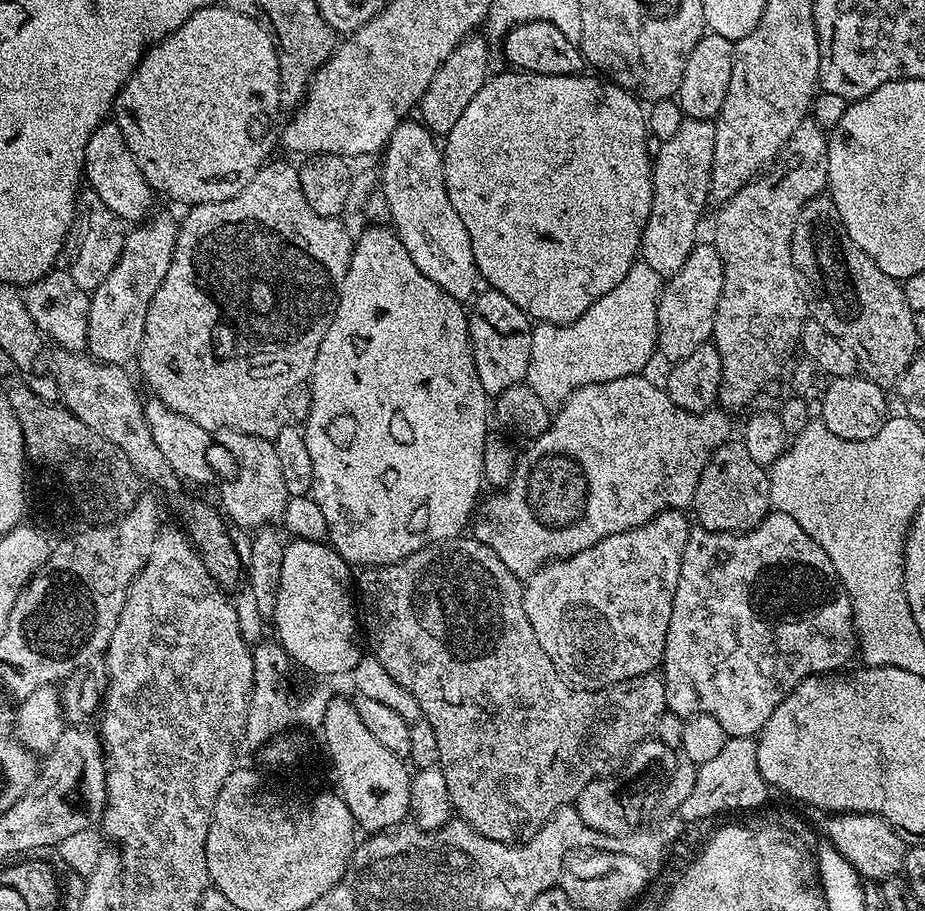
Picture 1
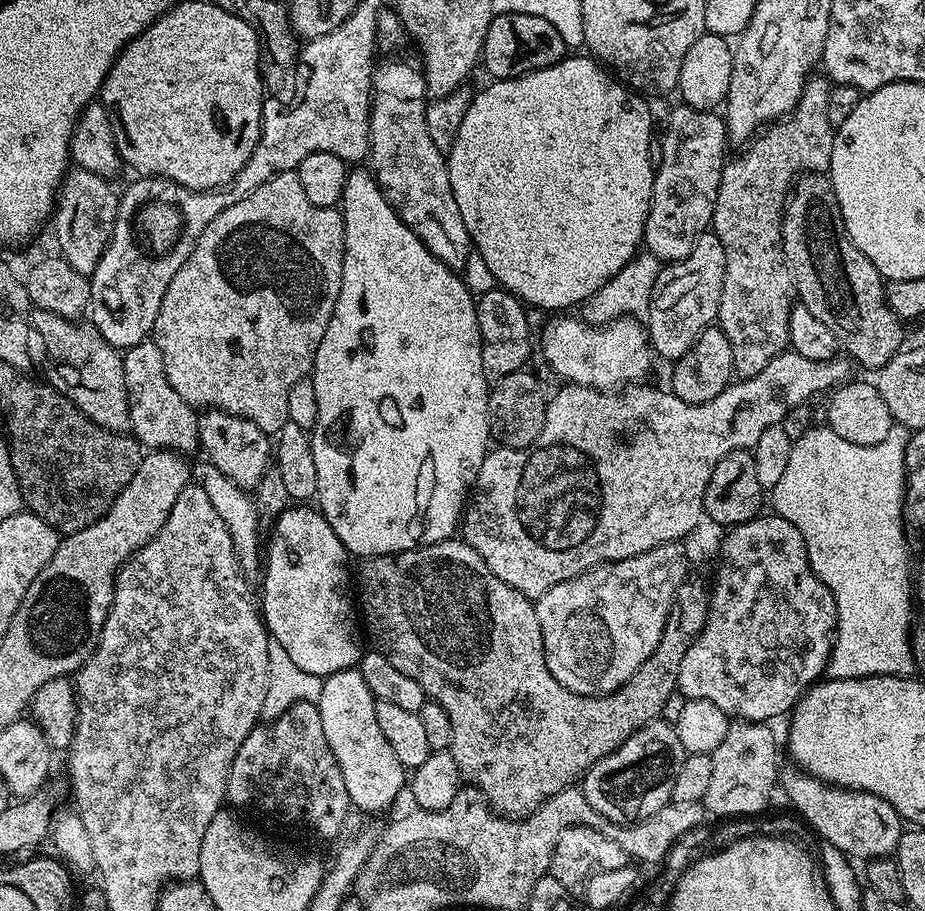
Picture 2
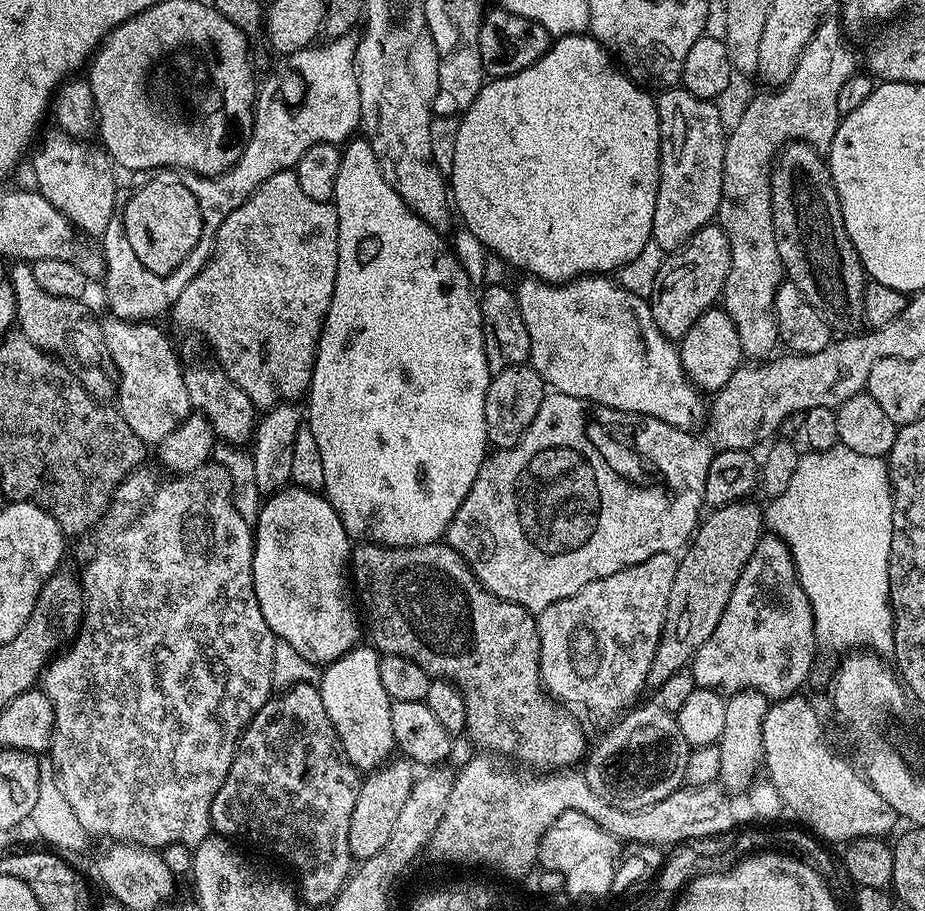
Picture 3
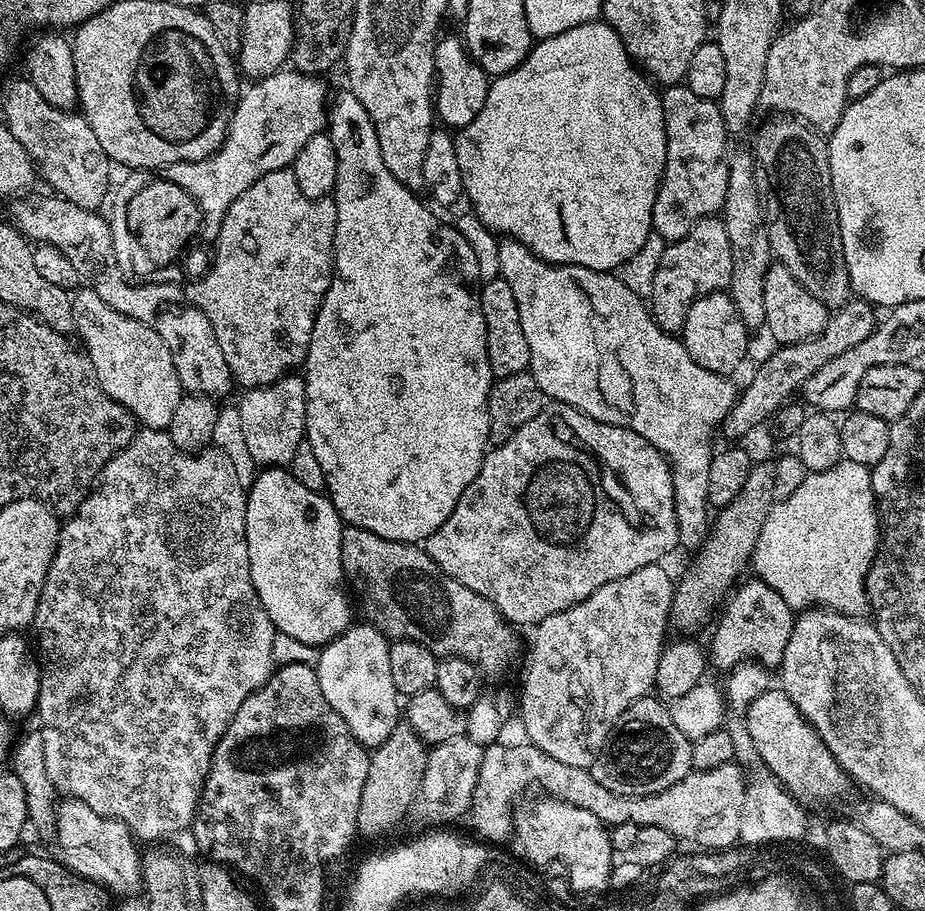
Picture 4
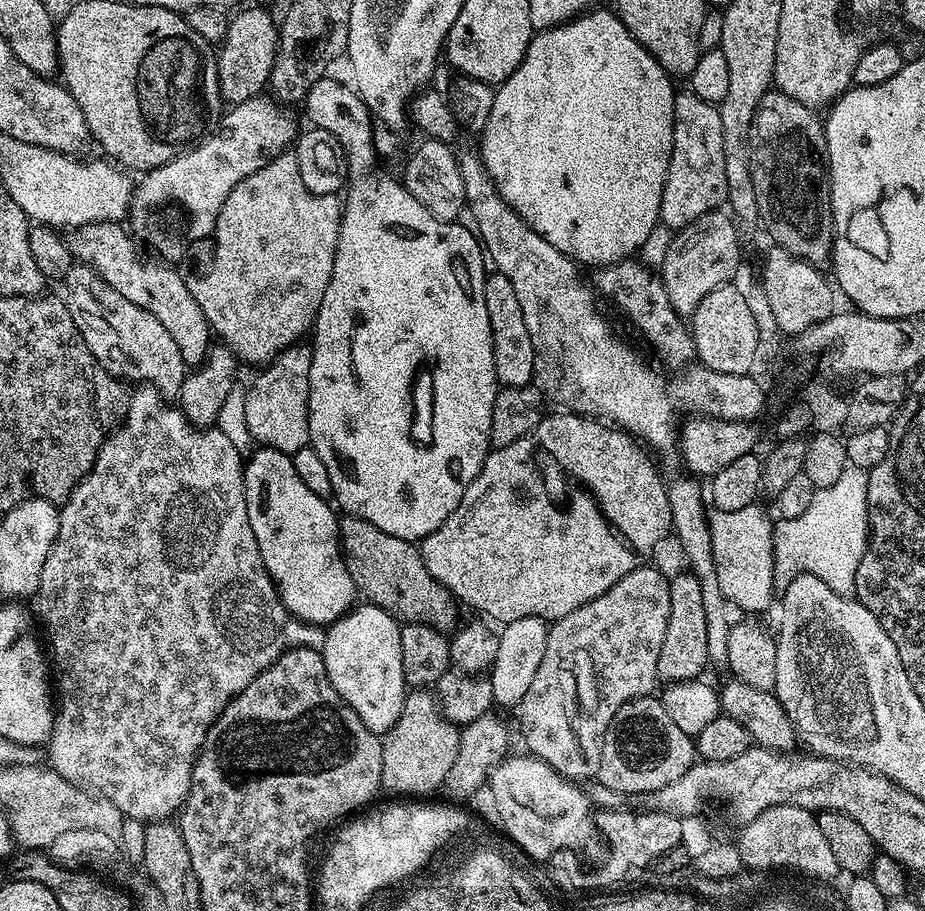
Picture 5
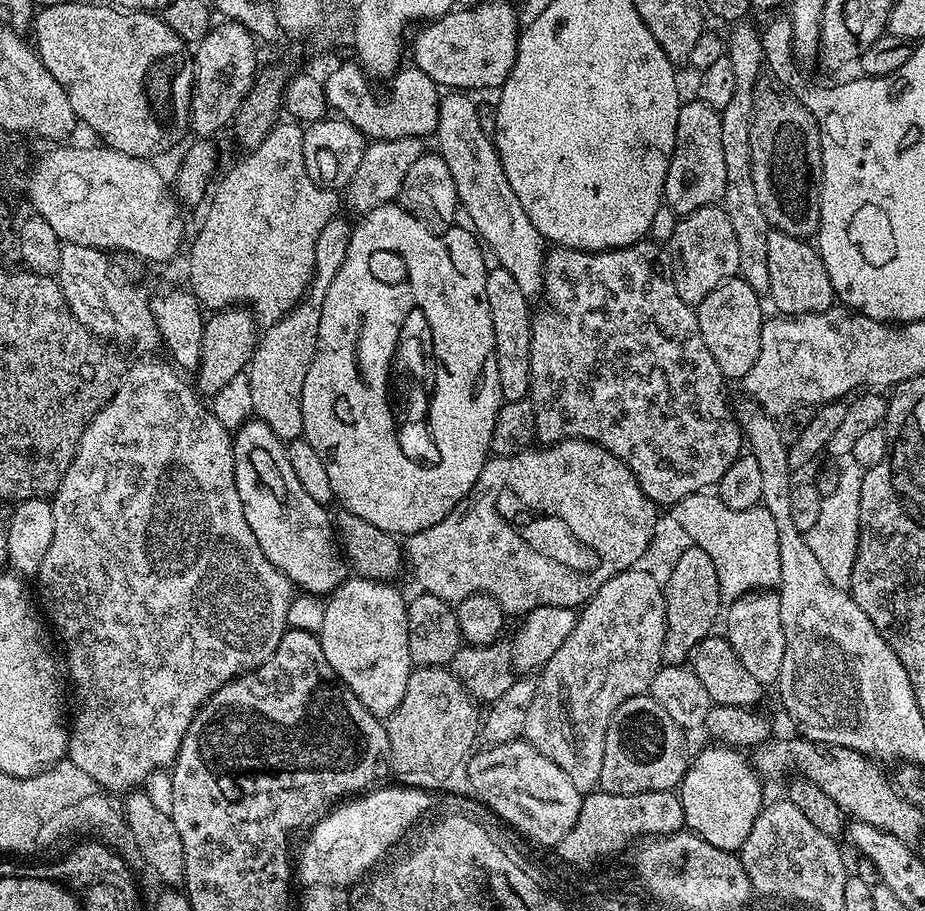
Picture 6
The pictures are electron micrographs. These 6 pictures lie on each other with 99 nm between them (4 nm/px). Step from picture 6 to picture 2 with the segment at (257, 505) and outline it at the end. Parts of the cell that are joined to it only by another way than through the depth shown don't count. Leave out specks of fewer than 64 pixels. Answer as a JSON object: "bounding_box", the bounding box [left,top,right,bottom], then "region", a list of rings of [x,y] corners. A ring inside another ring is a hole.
{"bounding_box":[262,506,362,676],"region":[[[289,506],[285,508],[284,512],[279,516],[276,520],[275,524],[272,525],[270,529],[270,535],[272,537],[267,537],[266,540],[266,555],[263,557],[262,560],[262,581],[264,580],[264,604],[262,600],[262,619],[264,621],[264,627],[268,629],[268,635],[271,639],[277,640],[278,642],[282,642],[283,648],[286,650],[286,654],[290,654],[290,659],[294,661],[294,663],[300,667],[302,670],[306,670],[306,674],[314,674],[315,676],[333,676],[334,674],[338,674],[342,670],[346,670],[347,668],[356,668],[359,665],[360,657],[362,655],[362,647],[360,648],[360,632],[362,636],[362,624],[361,621],[358,619],[358,604],[357,601],[354,599],[354,584],[353,581],[350,579],[350,572],[348,576],[348,560],[350,561],[350,553],[344,549],[342,546],[342,542],[338,538],[338,534],[334,534],[334,530],[330,526],[330,522],[326,522],[326,518],[324,515],[321,514],[315,507],[312,506]]]}

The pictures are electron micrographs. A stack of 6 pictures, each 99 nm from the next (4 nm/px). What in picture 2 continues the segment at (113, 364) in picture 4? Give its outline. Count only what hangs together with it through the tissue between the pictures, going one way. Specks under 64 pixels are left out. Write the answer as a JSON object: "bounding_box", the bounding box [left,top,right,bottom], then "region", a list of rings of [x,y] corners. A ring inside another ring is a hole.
{"bounding_box":[123,339,200,454],"region":[[[151,339],[143,340],[138,346],[127,349],[123,358],[131,435],[148,450],[171,450],[181,454],[197,451],[200,443],[197,409],[187,404],[182,394],[170,386],[162,366],[162,352],[155,342]]]}

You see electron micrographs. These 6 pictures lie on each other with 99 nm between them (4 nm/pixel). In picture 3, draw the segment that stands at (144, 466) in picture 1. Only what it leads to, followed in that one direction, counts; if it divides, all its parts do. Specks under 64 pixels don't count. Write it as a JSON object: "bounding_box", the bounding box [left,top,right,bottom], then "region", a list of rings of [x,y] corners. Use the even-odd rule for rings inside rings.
{"bounding_box":[10,262,117,401],"region":[[[16,262],[13,265],[10,268],[10,279],[14,290],[15,323],[18,325],[19,335],[32,340],[34,346],[47,350],[57,360],[67,364],[89,394],[98,400],[111,401],[116,395],[117,381],[114,379],[112,355],[106,350],[101,321],[96,321],[88,313],[83,299],[71,300],[65,296],[46,294],[46,290],[42,290],[34,278],[31,263]]]}

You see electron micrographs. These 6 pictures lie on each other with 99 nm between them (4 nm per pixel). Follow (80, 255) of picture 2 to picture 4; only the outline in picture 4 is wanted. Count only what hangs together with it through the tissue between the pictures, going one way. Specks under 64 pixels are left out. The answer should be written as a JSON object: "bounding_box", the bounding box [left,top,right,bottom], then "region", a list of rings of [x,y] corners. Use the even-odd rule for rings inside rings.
{"bounding_box":[2,78,114,210],"region":[[[20,78],[10,81],[4,88],[2,120],[7,124],[10,134],[22,142],[42,180],[44,176],[55,195],[74,202],[74,206],[93,210],[101,207],[99,204],[108,192],[108,175],[114,171],[114,165],[106,150],[102,150],[94,130],[90,130],[90,122],[86,122],[83,114],[50,106],[50,102],[38,94],[38,90],[27,78]]]}

